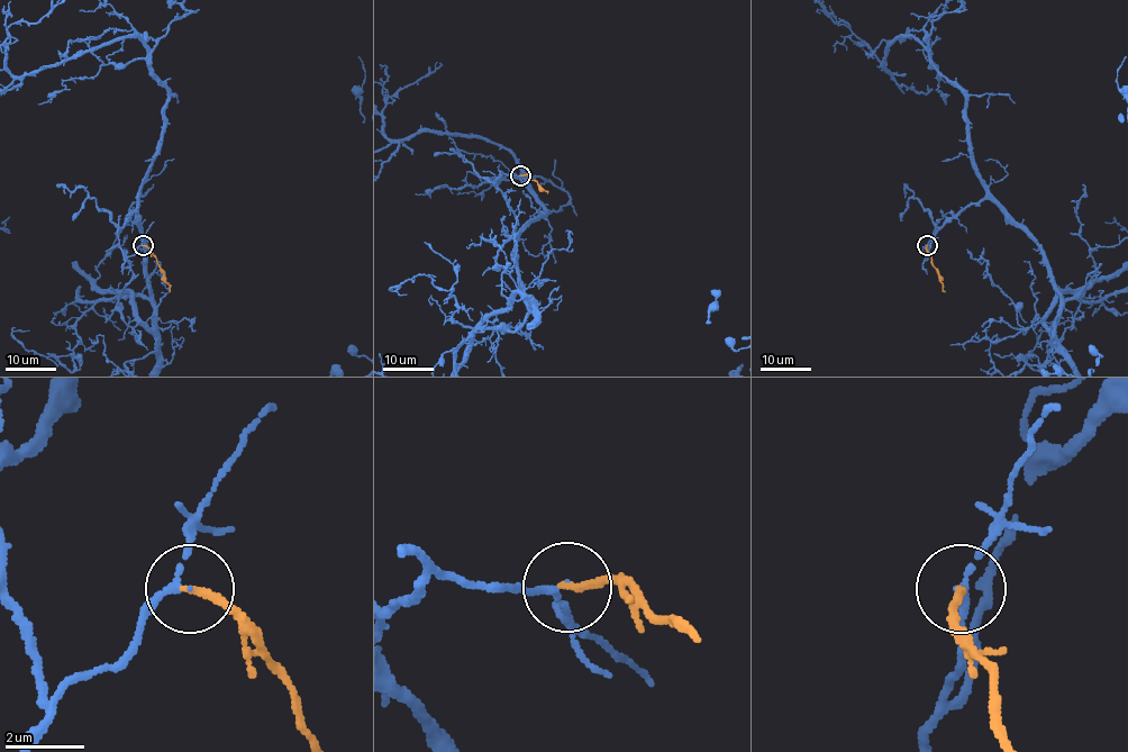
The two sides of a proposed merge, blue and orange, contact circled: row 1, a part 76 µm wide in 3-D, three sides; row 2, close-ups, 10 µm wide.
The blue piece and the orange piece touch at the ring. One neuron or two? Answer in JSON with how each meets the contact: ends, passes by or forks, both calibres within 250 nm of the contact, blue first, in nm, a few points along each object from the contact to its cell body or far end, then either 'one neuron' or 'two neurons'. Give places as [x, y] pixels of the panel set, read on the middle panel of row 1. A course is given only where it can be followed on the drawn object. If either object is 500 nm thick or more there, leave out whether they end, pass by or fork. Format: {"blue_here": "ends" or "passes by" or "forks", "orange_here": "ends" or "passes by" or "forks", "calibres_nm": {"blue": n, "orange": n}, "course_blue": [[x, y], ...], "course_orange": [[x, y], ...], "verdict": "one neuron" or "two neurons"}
{"blue_here": "passes by", "orange_here": "ends", "calibres_nm": {"blue": 130, "orange": 200}, "course_orange": [[520, 175], [528, 175], [547, 192]], "verdict": "one neuron"}

